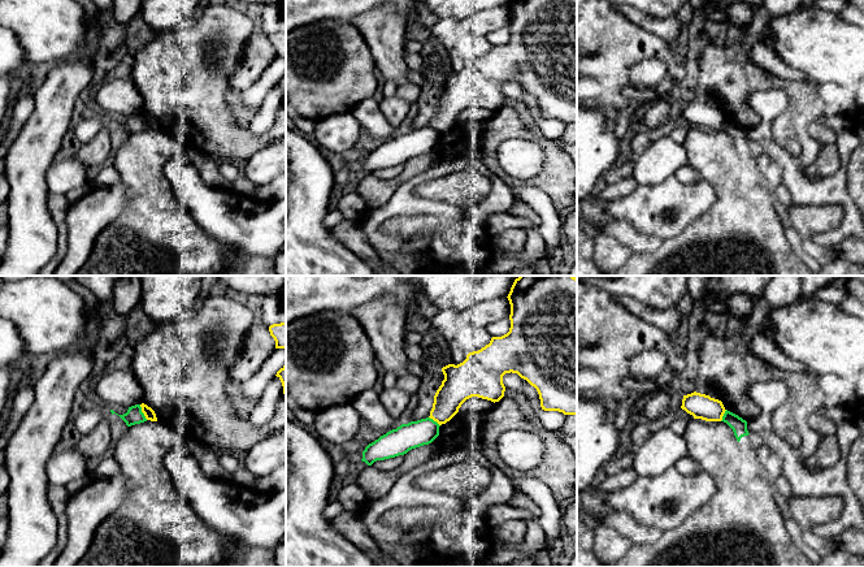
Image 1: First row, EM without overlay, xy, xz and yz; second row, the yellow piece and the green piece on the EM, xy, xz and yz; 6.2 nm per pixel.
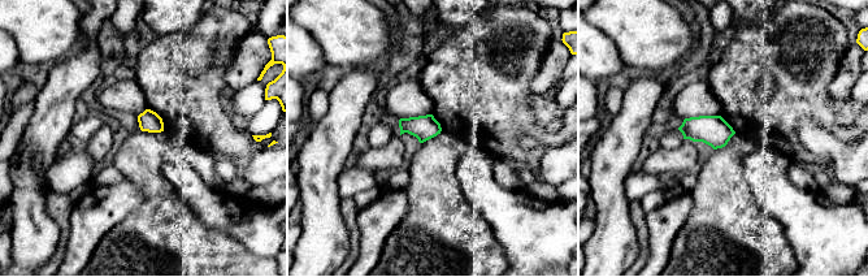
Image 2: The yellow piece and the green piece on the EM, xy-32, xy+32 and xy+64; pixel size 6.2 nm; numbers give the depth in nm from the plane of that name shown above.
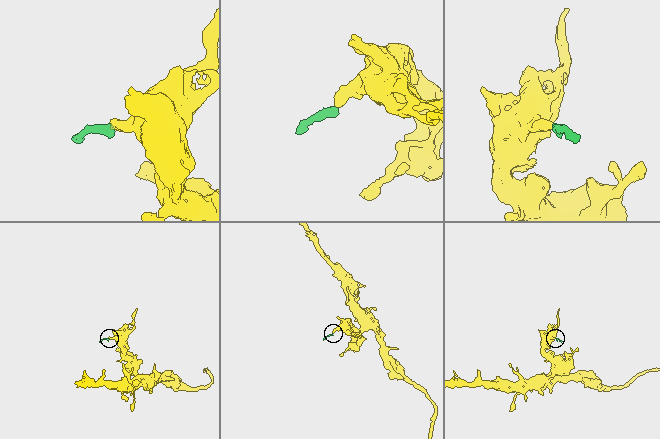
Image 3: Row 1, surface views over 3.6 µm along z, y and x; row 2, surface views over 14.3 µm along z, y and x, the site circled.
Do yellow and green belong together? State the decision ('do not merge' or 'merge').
do not merge

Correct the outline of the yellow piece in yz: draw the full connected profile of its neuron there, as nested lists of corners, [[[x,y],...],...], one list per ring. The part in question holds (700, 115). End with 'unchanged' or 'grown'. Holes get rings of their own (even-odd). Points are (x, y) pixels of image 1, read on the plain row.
[[[696,100],[683,104],[681,117],[705,130],[721,130],[726,120],[721,109]]] | unchanged

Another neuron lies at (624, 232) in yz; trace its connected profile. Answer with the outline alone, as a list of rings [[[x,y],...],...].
[[[605,220],[602,233],[612,235],[631,250],[633,254],[654,252],[663,241],[638,233],[629,221]]]

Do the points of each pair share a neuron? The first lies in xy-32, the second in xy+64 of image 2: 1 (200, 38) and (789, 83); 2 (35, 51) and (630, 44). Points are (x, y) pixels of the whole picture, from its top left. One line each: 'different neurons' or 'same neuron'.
1: same neuron
2: same neuron

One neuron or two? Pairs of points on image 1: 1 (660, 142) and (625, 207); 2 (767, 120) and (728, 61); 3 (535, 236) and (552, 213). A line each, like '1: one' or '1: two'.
1: two
2: two
3: two

